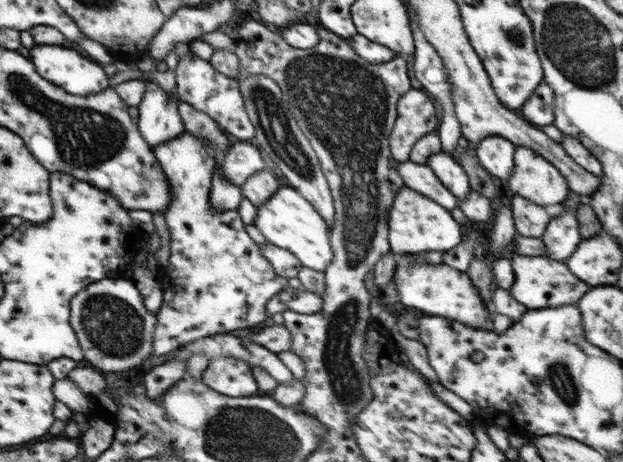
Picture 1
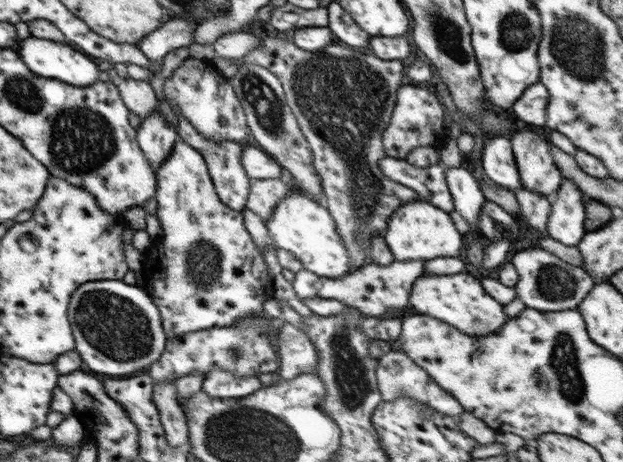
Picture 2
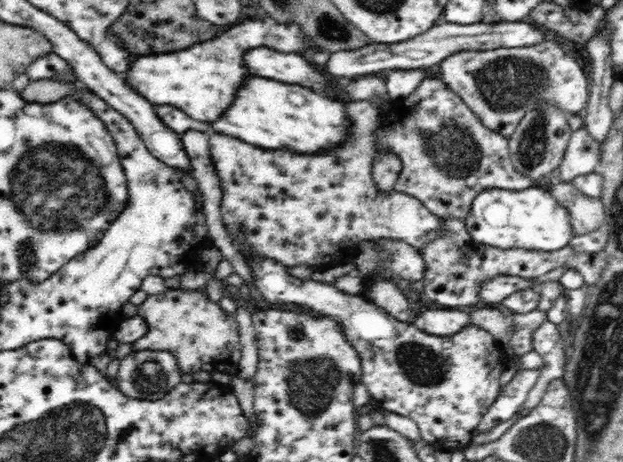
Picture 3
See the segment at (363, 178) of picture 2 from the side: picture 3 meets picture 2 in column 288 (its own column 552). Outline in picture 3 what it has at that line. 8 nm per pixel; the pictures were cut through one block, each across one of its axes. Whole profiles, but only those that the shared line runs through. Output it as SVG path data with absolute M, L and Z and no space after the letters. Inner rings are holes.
M548 38L544 43L491 51L460 51L439 62L438 76L494 132L509 138L542 96L564 114L583 115L589 99L588 80L576 60Z

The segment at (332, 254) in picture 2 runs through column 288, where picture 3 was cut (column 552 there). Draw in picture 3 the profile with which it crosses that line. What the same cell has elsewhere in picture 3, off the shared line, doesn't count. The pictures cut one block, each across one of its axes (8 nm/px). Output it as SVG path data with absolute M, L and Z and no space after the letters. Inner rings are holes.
M532 186L521 191L488 189L476 195L470 212L467 214L465 231L476 243L482 243L500 249L524 249L528 251L552 252L571 244L574 238L572 219L567 208L556 200L547 187Z

